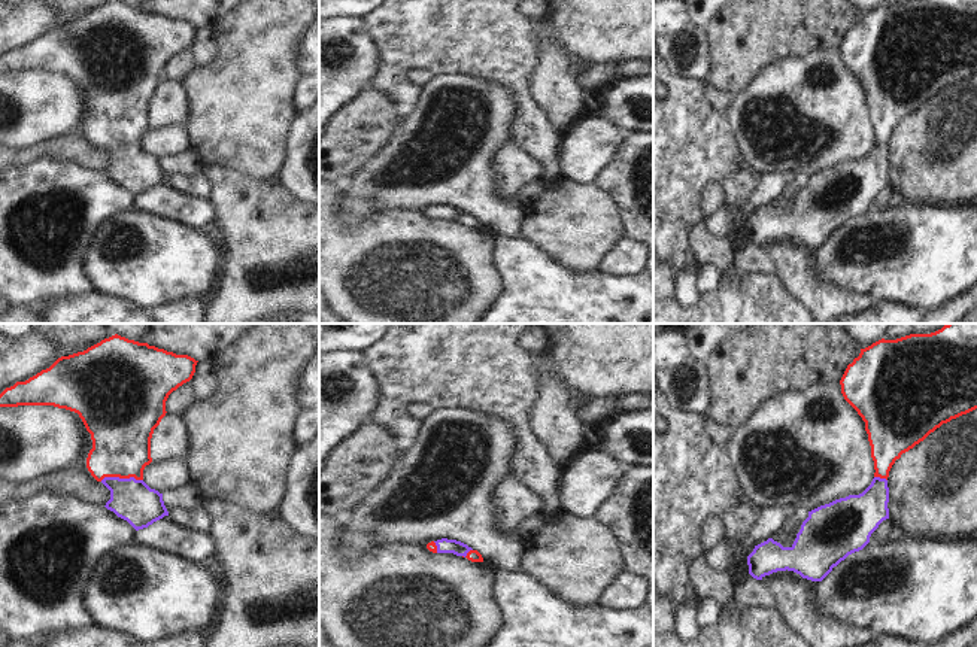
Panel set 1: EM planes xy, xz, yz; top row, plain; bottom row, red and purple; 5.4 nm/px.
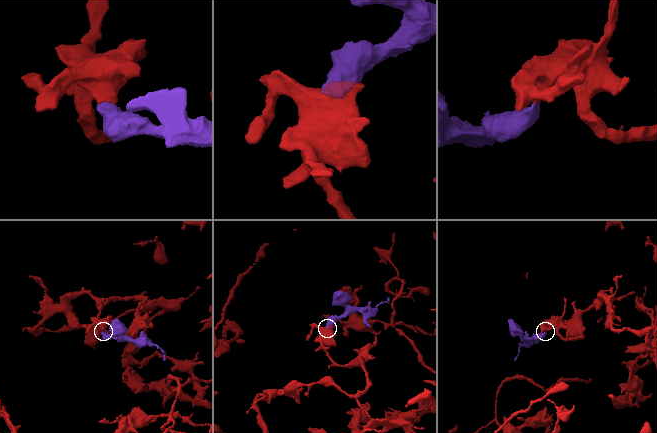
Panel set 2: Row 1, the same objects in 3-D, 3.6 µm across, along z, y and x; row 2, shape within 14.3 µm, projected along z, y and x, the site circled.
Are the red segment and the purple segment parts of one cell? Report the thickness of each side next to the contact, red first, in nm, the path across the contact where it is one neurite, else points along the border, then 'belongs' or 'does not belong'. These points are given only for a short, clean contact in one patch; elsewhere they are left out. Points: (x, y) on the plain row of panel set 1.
320/220 nm | across xy (121, 97), (121, 143), (132, 166) | belongs

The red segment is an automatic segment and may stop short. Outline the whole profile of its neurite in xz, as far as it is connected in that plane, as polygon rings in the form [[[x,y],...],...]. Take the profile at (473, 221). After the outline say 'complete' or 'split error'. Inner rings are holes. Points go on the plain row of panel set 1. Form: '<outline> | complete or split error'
[[[442,204],[431,207],[427,210],[427,215],[433,219],[453,219],[456,222],[467,224],[471,228],[483,228],[483,224],[477,216],[473,216],[467,210],[456,206]]] | split error

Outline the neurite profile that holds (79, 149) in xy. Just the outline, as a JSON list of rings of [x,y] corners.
[[[85,134],[60,137],[27,151],[12,149],[0,142],[0,171],[30,165],[43,158],[81,164],[88,170],[103,173],[110,165],[110,157]]]

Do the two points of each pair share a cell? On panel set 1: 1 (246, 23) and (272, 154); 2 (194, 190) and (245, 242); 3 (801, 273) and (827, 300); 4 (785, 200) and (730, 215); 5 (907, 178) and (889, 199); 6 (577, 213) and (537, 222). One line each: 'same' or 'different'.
1: same
2: different
3: same
4: different
5: different
6: same

